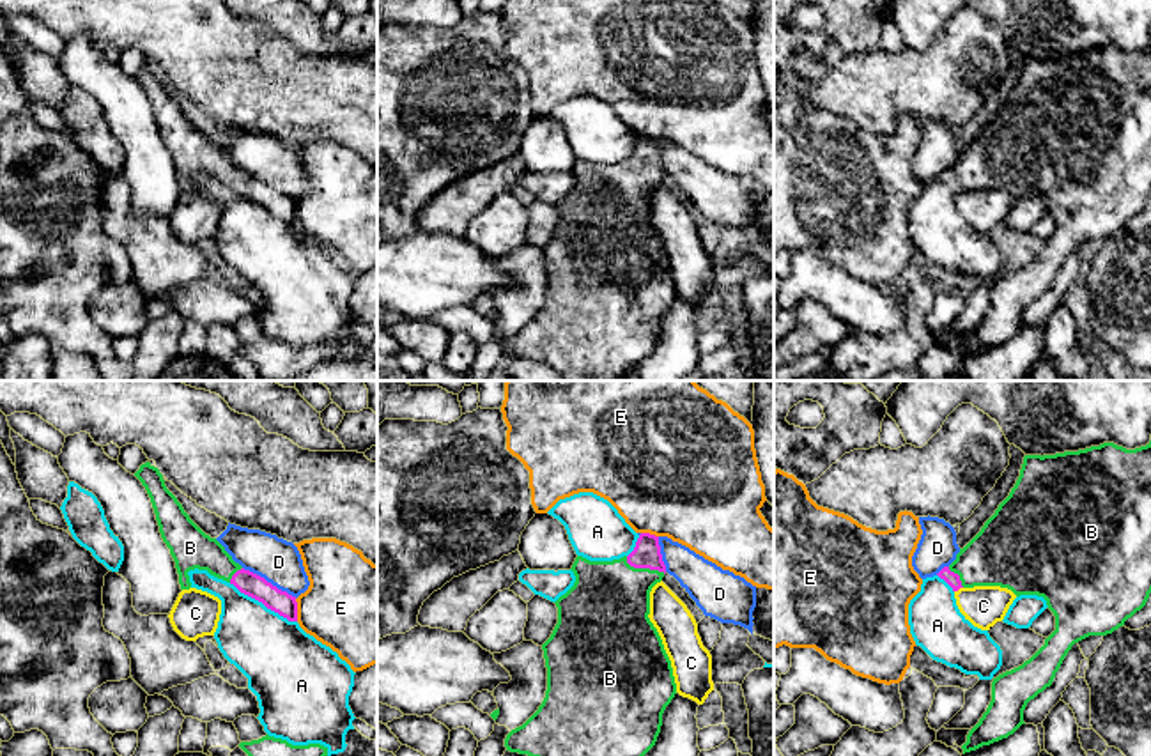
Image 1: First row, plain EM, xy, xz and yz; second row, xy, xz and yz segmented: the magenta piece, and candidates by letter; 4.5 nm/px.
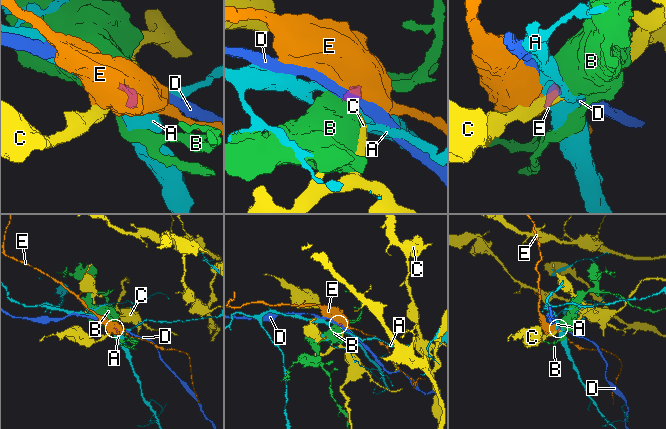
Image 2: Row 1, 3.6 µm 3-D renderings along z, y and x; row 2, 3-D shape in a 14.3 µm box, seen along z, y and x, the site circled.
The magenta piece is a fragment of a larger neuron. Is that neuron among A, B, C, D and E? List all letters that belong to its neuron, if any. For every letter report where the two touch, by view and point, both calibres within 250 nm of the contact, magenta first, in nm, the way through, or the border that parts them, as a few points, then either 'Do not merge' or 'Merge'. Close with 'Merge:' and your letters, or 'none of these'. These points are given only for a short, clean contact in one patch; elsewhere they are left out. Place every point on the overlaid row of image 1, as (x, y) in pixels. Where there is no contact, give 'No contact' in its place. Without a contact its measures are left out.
A: Touches magenta at xy (262, 602). Thickness 110 nm (magenta) against 340 nm. Boundary: xy (229, 583), (296, 622). Do not merge
B: Touches magenta at xz (643, 567). Thickness 130 nm (magenta) against 380 nm. Path across: xz (647, 553), (643, 567), (608, 608). Merge
C: Touches magenta at yz (958, 588). Thickness 60 nm (magenta) against 190 nm. Boundary: yz (962, 586), (955, 592). Do not merge
D: Touches magenta at xy (270, 583). Thickness 110 nm (magenta) against 200 nm. Boundary: xy (243, 567), (296, 597). Do not merge
E: Touches magenta at xy (296, 609). Thickness 110 nm (magenta) against 420 nm. Boundary: xy (294, 599), (298, 620). Do not merge
Merge: B

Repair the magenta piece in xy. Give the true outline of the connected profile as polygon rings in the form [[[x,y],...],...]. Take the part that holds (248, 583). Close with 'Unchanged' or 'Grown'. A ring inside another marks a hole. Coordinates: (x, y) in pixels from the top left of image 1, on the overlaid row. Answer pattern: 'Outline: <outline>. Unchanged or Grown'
Outline: [[[145,462],[135,476],[151,498],[161,538],[175,561],[181,590],[191,588],[189,570],[207,570],[211,575],[234,584],[241,593],[262,602],[289,621],[297,621],[296,597],[236,563],[216,538],[205,535],[189,519],[177,498],[166,489],[158,467]]]. Grown

